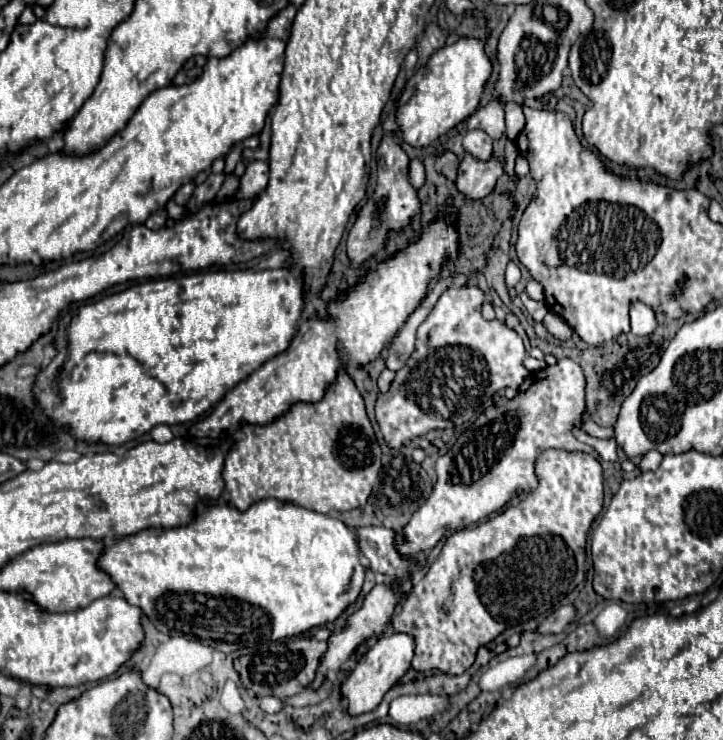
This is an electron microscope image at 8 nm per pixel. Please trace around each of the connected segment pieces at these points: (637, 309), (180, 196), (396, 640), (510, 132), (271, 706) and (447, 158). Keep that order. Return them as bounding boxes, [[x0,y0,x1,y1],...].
[[630,301,658,335],[174,181,196,205],[340,633,414,715],[506,103,522,139],[260,697,284,713],[436,151,460,179]]

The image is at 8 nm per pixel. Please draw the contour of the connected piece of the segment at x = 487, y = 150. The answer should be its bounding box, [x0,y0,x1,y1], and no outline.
[464,129,492,159]

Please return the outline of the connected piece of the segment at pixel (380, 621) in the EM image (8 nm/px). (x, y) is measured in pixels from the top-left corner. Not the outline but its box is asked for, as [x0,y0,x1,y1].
[312,585,400,687]

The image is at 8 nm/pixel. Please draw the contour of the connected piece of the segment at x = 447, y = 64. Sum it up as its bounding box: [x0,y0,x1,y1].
[396,37,492,147]

